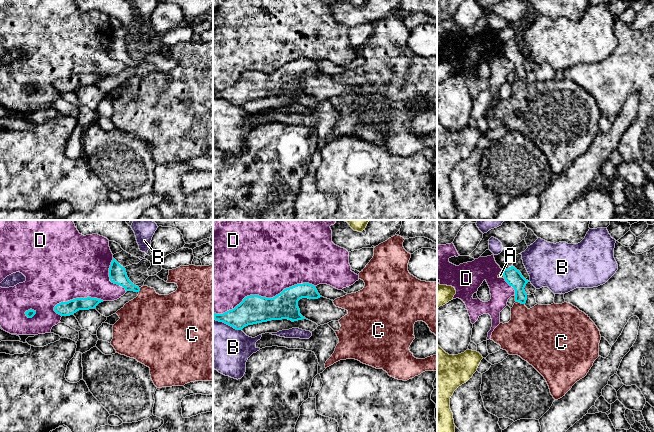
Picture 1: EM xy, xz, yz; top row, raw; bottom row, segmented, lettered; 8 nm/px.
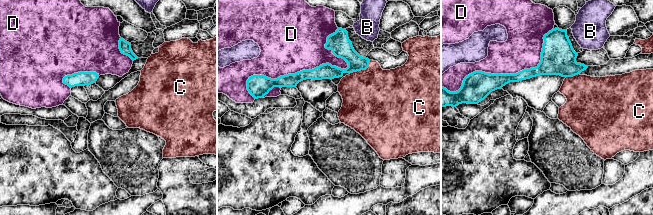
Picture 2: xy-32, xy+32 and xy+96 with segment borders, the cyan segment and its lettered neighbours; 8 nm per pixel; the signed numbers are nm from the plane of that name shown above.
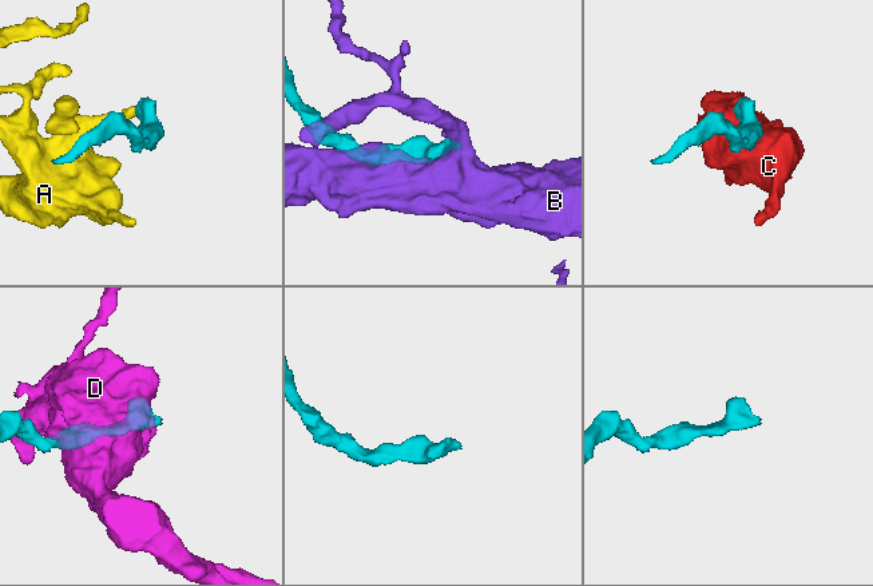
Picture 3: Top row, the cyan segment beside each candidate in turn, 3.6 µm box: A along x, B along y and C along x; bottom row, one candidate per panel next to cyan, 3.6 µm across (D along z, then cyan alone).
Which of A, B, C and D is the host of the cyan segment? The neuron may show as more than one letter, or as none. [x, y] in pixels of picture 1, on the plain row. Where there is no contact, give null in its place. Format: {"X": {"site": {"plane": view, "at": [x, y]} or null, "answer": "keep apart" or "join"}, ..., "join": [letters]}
{"A": {"site": {"plane": "yz", "at": [503, 50]}, "answer": "keep apart"}, "B": {"site": {"plane": "xz", "at": [227, 100]}, "answer": "keep apart"}, "C": {"site": {"plane": "yz", "at": [520, 78]}, "answer": "join"}, "D": {"site": {"plane": "xz", "at": [263, 73]}, "answer": "keep apart"}, "join": ["C"]}

